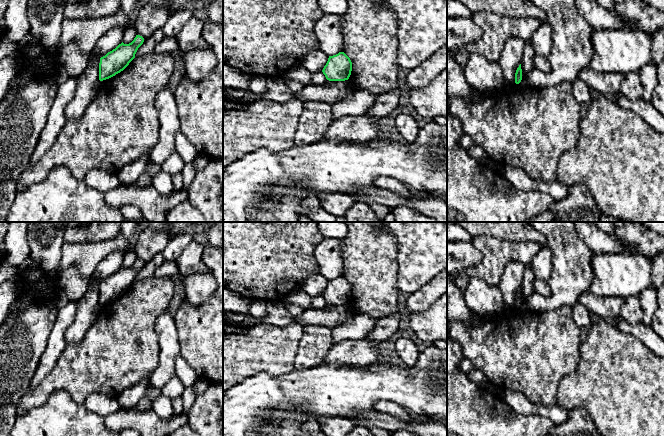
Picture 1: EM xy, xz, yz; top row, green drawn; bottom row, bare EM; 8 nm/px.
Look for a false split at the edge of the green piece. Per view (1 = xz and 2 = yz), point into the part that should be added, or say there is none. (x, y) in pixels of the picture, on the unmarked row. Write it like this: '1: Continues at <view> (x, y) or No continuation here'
1: No continuation here
2: No continuation here

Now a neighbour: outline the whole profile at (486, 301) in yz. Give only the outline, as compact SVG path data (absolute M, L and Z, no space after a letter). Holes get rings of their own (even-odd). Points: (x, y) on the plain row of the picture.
M478 278L469 281L463 296L467 306L482 317L495 317L503 311L499 286L489 286Z

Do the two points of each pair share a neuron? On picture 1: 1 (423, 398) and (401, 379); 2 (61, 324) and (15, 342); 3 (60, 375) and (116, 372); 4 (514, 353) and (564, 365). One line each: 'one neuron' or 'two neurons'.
1: one neuron
2: one neuron
3: one neuron
4: one neuron

